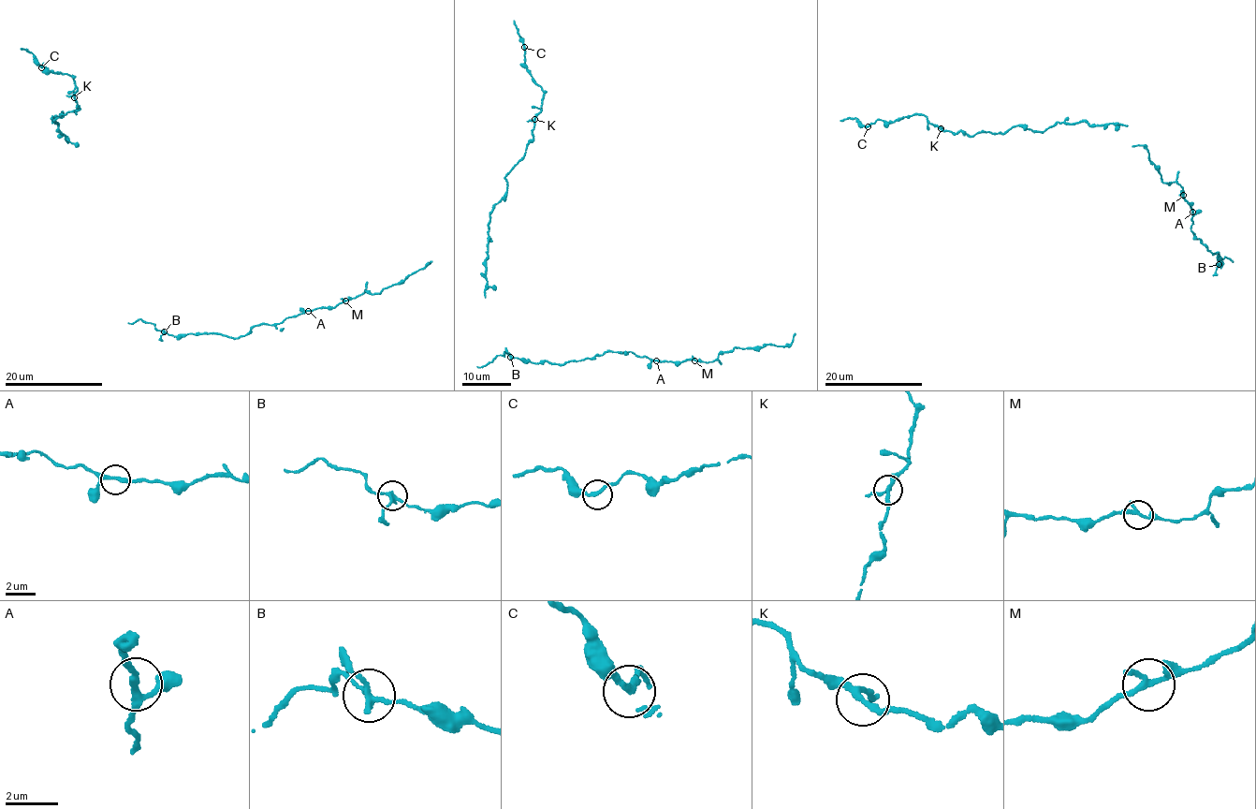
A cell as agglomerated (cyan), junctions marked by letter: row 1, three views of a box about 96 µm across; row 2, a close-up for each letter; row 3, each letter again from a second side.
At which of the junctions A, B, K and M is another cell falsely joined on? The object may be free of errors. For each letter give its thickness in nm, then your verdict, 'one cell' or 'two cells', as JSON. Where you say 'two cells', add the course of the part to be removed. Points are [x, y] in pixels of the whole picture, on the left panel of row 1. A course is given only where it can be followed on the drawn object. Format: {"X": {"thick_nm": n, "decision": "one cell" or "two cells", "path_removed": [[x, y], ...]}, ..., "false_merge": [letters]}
{"A": {"thick_nm": 190, "decision": "one cell"}, "B": {"thick_nm": 220, "decision": "one cell"}, "K": {"thick_nm": 200, "decision": "one cell"}, "M": {"thick_nm": 170, "decision": "one cell"}, "false_merge": []}

